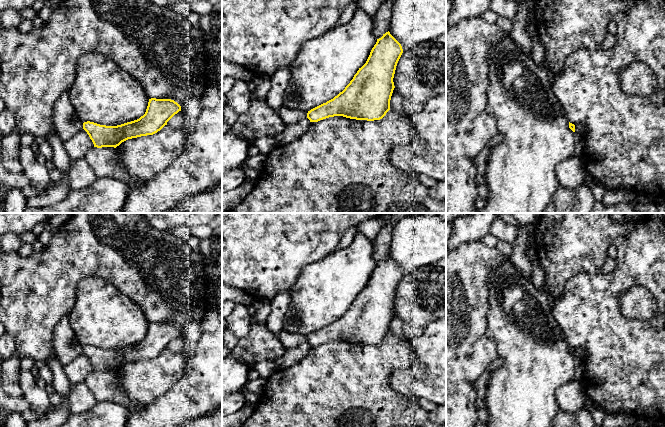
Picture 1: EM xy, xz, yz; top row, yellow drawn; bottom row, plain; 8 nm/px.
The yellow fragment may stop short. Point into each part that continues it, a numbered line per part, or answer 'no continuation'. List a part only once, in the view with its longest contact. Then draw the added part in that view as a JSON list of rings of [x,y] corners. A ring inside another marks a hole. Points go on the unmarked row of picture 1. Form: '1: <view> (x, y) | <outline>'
no continuation

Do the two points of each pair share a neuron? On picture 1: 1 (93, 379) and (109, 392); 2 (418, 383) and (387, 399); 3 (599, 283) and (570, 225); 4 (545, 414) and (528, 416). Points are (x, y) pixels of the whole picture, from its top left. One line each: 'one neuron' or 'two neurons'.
1: one neuron
2: two neurons
3: two neurons
4: one neuron

